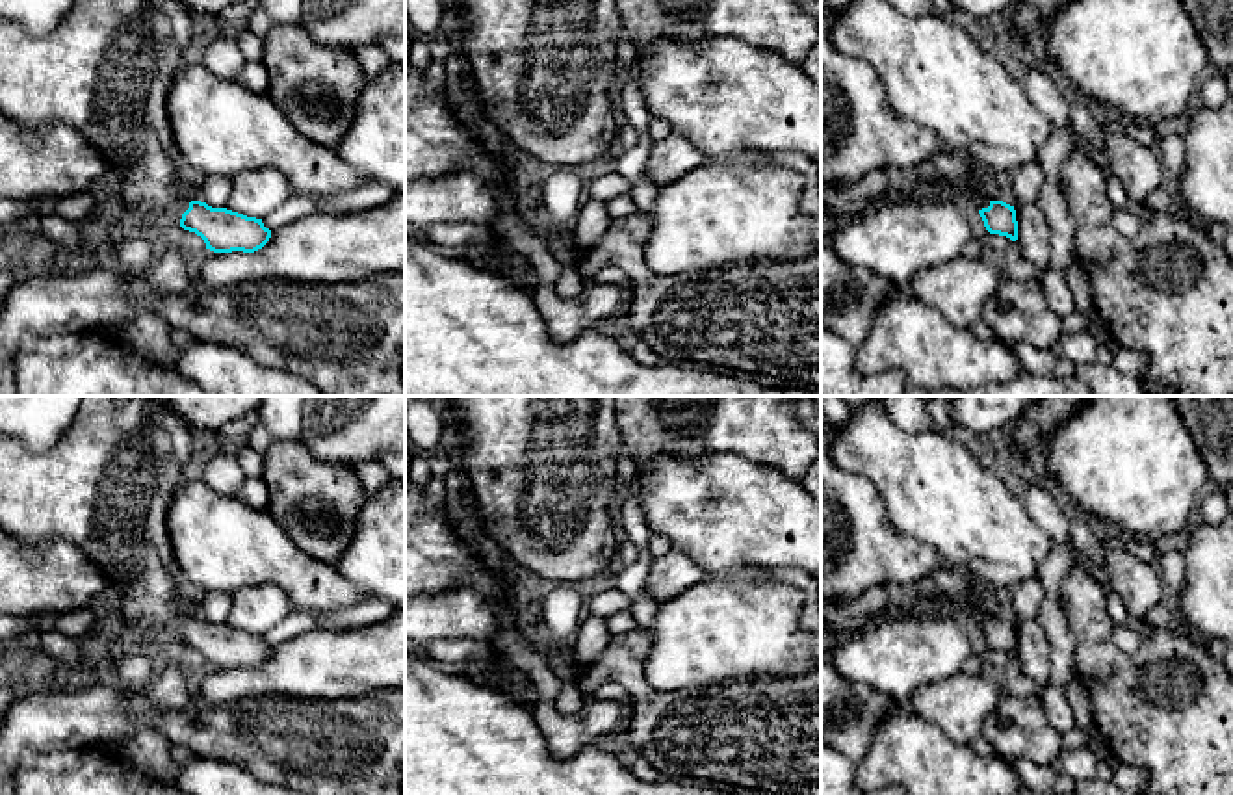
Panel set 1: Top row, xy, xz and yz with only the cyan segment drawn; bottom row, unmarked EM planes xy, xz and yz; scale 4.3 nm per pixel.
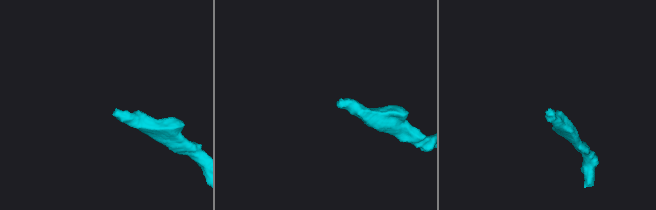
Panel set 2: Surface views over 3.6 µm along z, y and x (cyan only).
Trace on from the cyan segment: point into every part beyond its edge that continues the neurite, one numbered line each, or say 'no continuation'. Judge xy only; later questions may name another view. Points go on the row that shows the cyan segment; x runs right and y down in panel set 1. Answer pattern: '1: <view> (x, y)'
1: xy (106, 71)

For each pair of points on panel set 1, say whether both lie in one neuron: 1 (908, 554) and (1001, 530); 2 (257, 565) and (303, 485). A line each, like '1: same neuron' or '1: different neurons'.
1: different neurons
2: different neurons

